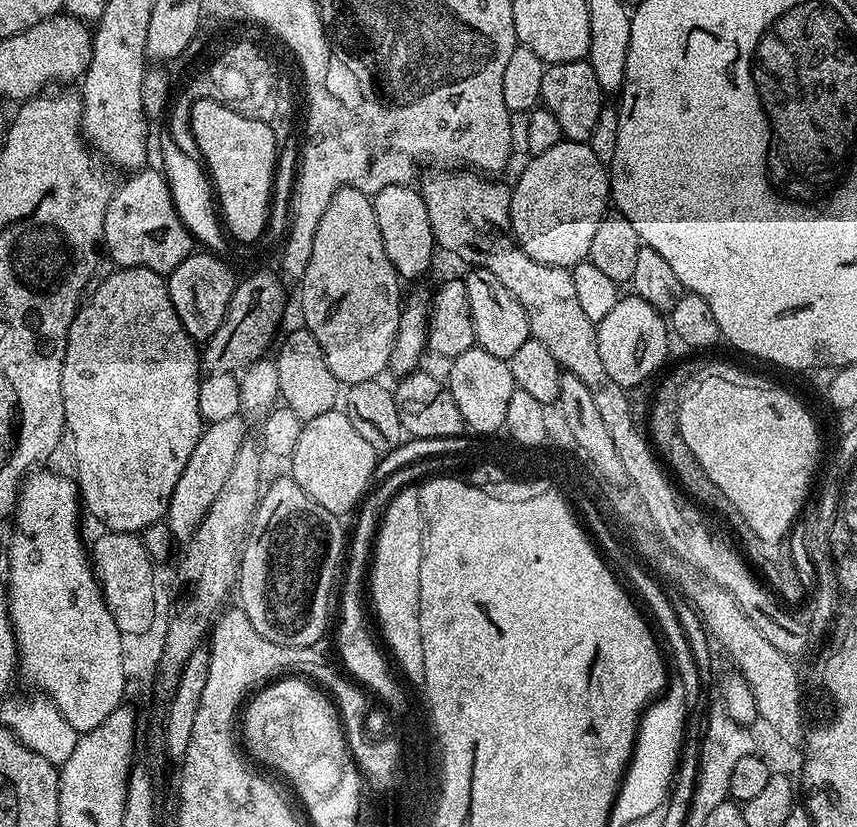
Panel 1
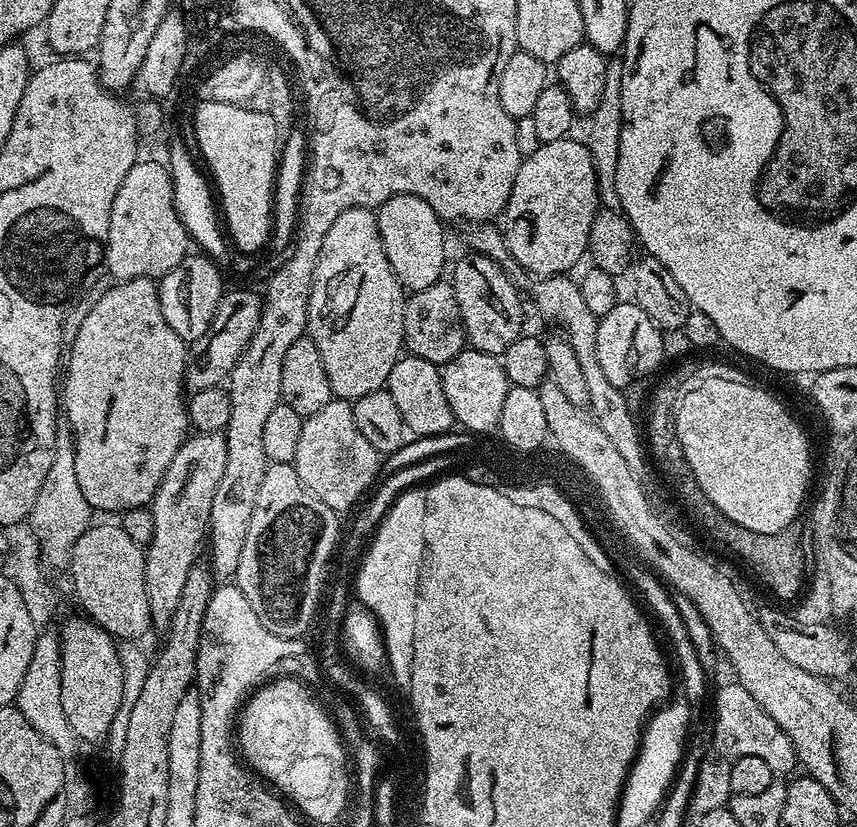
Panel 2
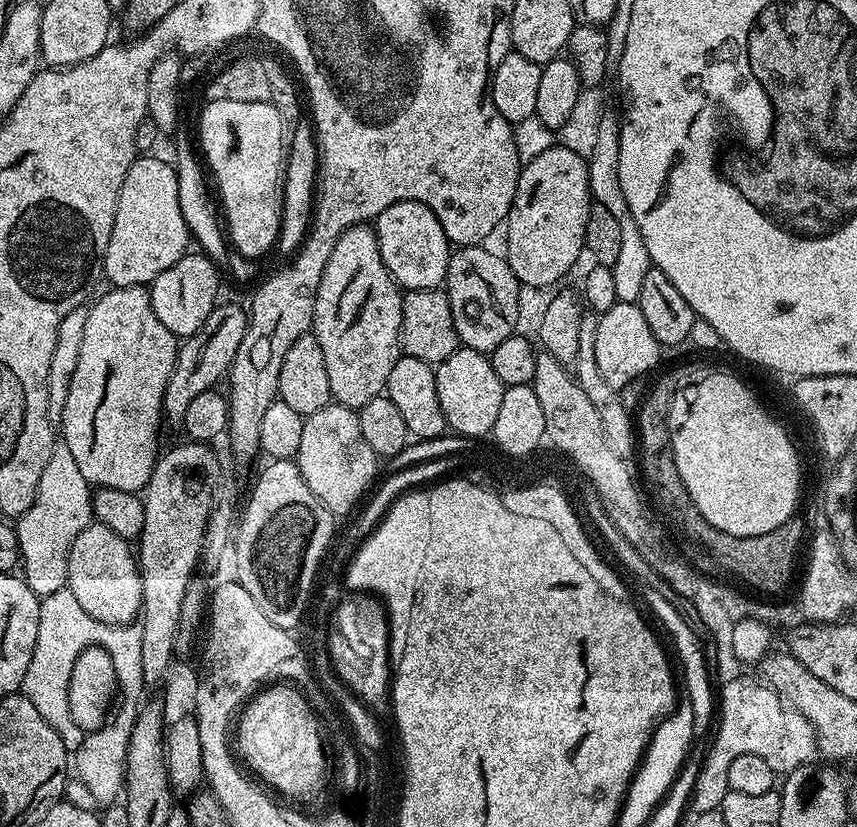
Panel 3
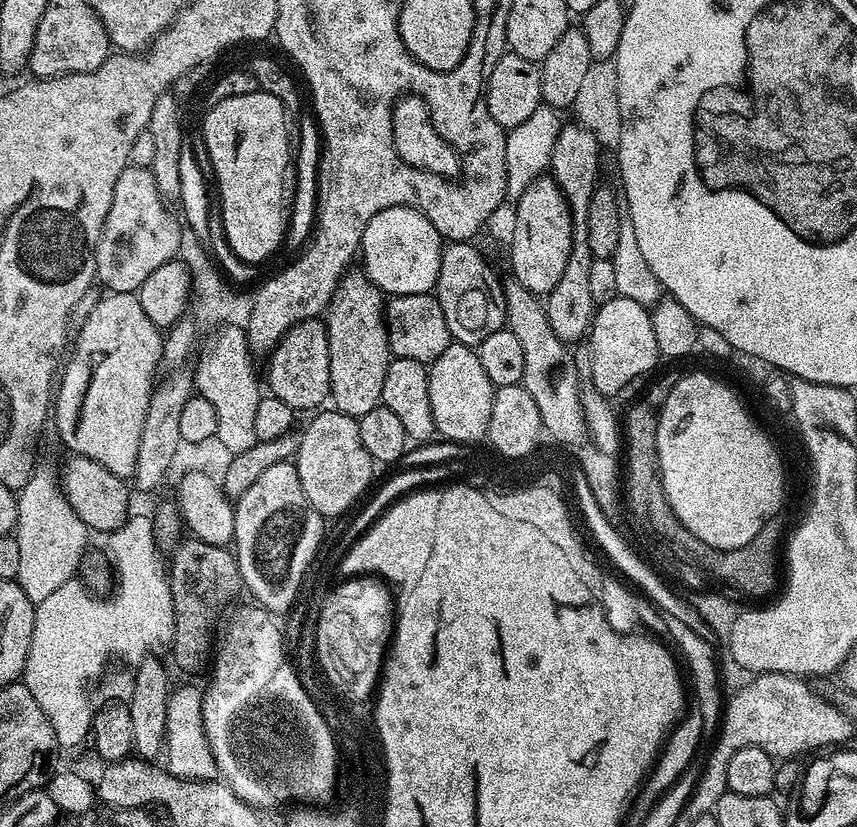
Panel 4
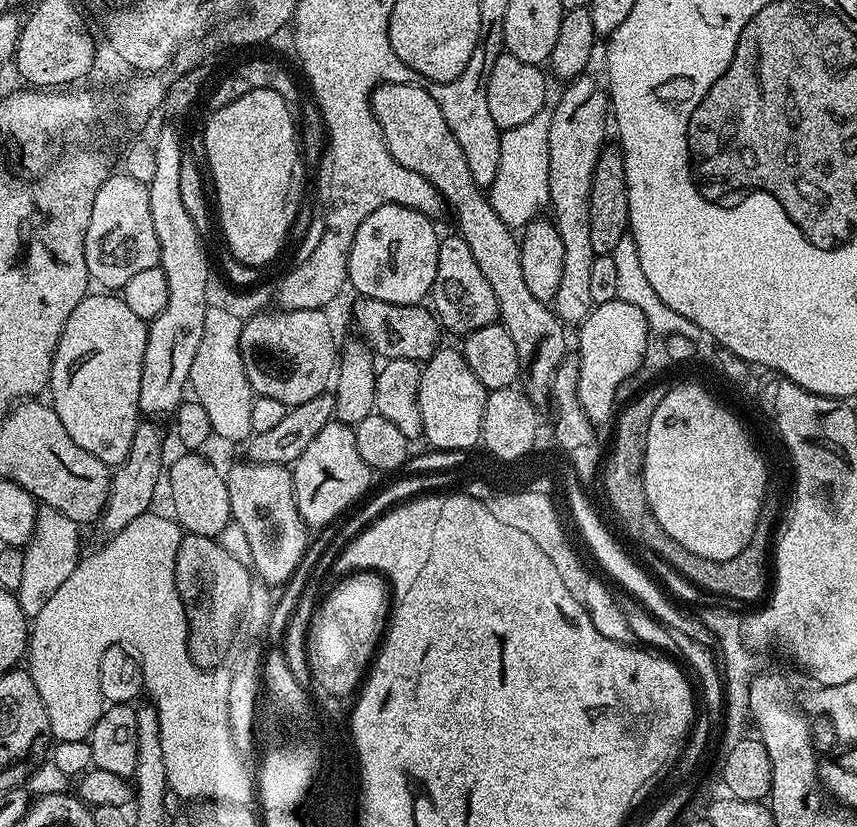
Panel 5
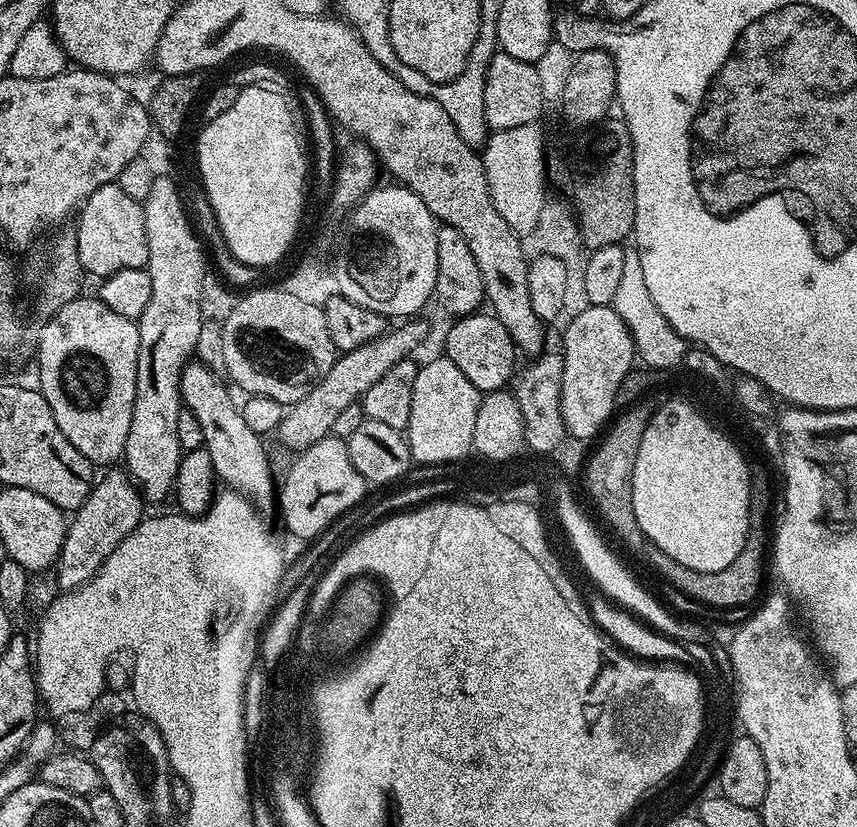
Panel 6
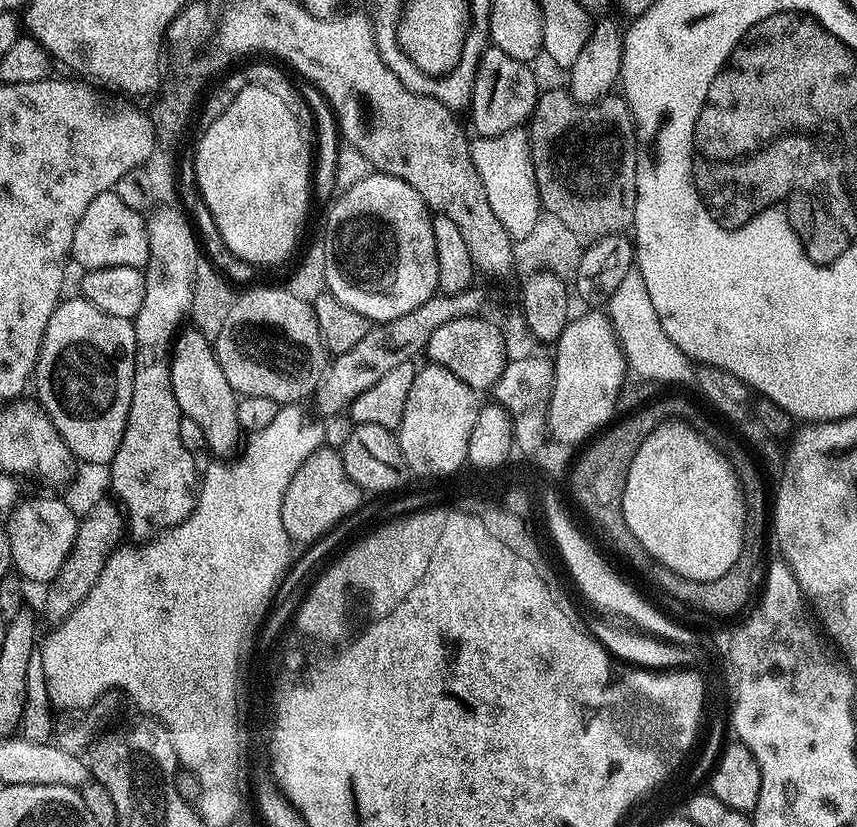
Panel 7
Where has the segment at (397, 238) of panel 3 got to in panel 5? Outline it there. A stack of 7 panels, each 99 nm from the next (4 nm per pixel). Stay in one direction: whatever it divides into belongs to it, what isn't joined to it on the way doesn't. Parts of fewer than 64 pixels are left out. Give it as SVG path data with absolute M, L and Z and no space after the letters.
M383 204L374 210L358 226L358 234L354 234L354 242L350 246L348 259L348 284L360 291L361 297L395 304L419 304L431 293L434 274L438 270L438 250L441 237L436 236L436 228L429 217L418 210L407 208L401 204Z

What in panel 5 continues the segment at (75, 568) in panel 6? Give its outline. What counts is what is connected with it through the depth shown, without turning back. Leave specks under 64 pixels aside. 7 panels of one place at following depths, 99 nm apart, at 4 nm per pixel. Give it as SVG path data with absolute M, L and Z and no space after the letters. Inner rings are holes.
M140 422L136 425L134 442L130 446L130 454L124 461L115 465L112 472L112 489L108 495L108 504L100 515L99 527L104 527L108 534L121 532L134 518L153 507L152 499L156 496L156 487L162 484L163 444L165 433L160 433L156 422ZM148 423L148 424L144 424ZM161 470L161 474L160 474Z

